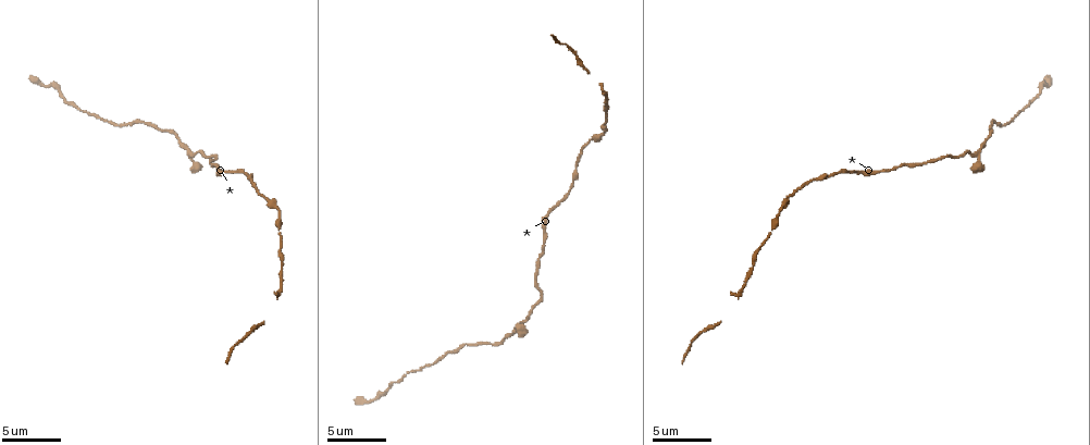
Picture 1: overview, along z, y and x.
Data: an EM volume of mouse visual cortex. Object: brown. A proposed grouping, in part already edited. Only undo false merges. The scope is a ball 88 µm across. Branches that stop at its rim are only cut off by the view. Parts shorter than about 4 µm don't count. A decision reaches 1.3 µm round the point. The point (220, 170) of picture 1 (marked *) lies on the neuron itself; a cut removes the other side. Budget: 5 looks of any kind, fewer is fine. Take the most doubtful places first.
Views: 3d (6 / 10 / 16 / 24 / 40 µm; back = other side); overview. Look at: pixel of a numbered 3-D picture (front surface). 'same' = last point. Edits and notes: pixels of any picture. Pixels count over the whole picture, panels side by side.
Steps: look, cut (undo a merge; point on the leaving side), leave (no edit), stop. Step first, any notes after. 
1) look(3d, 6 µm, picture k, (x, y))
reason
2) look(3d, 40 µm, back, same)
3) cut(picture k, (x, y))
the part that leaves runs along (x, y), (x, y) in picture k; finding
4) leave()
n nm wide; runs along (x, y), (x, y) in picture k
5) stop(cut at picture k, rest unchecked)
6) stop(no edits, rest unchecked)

look(3d, 10 µm, picture 1, (196, 152))
sudden change in width

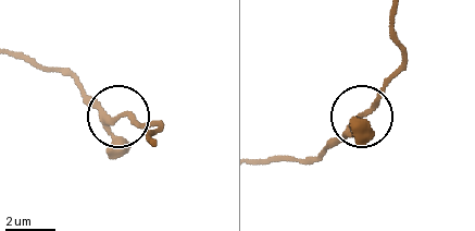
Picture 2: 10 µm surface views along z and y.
look(3d, 10 µm, back, picture 2, (118, 117))
other side

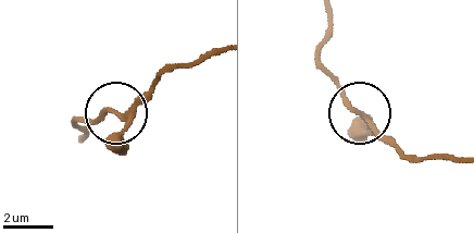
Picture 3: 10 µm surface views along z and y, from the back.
leave()
runs along (327, 10), (321, 53), (337, 90), (406, 158) in picture 3; one neuron here

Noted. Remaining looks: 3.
look(3d, 6 µm, picture 1, (607, 120))
narrows sharply

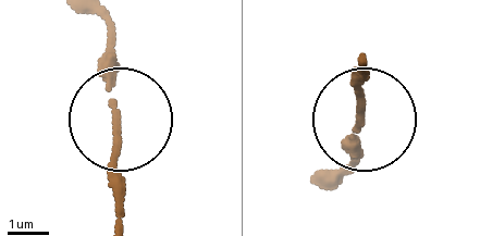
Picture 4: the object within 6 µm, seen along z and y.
leave()
runs along (344, 175), (365, 115), (365, 53) in picture 4; all the same neuron

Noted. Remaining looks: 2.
look(3d, 16 µm, picture 1, (543, 240))
sudden change in width

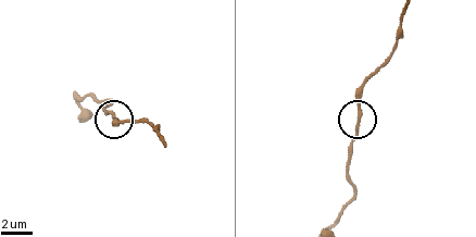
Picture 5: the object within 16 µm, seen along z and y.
look(3d, 6 µm, picture 5, (360, 117))

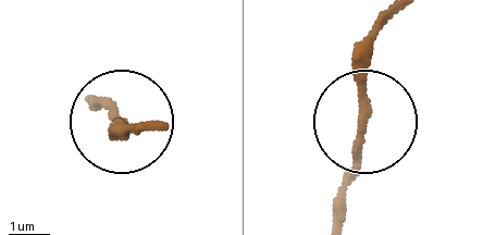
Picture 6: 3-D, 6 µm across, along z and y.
leave()
runs along (367, 59), (367, 128), (343, 222) in picture 6; all the same neuron

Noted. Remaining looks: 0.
stop(no edits, rest unchecked)

